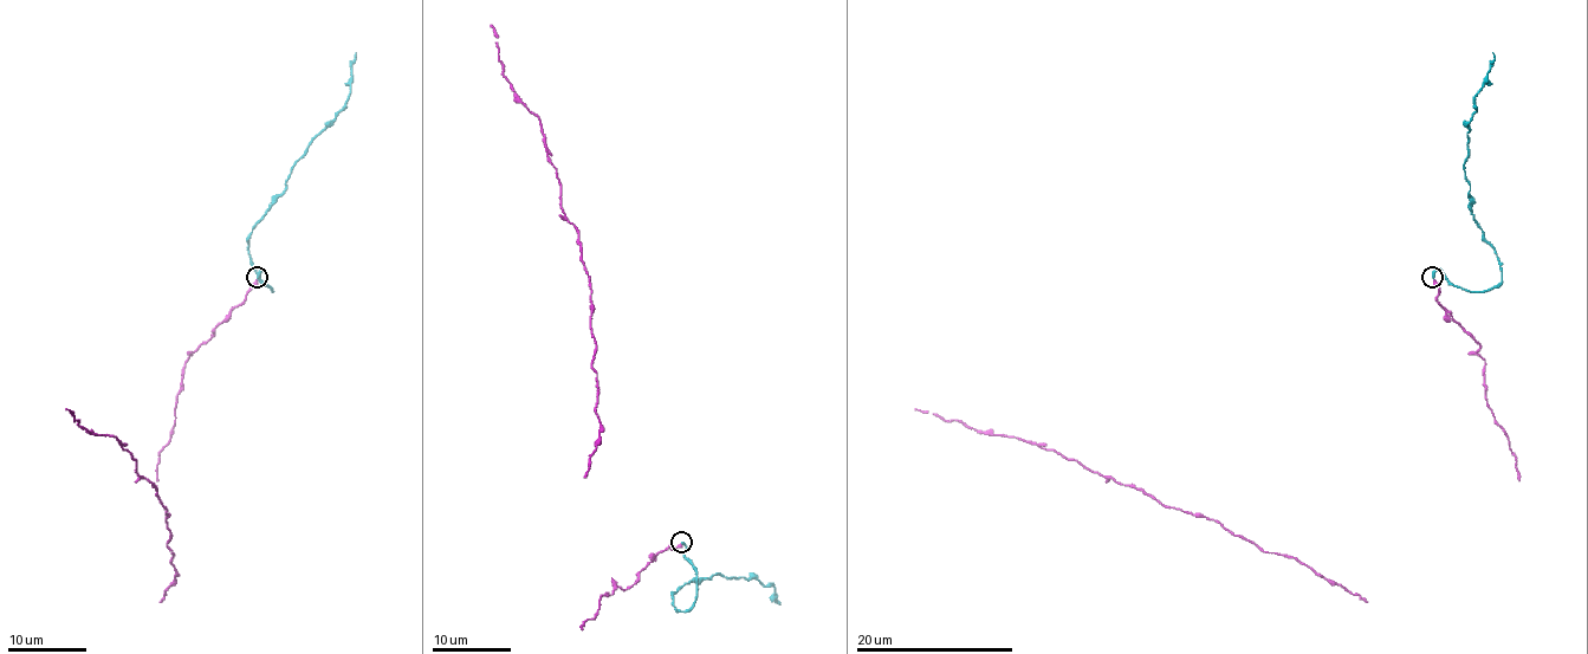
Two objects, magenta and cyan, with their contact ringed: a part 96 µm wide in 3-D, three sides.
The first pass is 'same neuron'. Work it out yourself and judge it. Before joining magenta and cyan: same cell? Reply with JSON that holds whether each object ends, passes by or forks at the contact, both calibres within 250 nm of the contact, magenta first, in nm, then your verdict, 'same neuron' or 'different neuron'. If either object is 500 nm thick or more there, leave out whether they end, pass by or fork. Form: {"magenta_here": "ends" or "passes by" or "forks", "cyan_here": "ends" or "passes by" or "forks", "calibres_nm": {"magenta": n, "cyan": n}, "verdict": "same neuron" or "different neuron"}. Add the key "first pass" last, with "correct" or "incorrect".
{"magenta_here": "ends", "cyan_here": "ends", "calibres_nm": {"magenta": 280, "cyan": 220}, "verdict": "same neuron", "first pass": "correct"}

